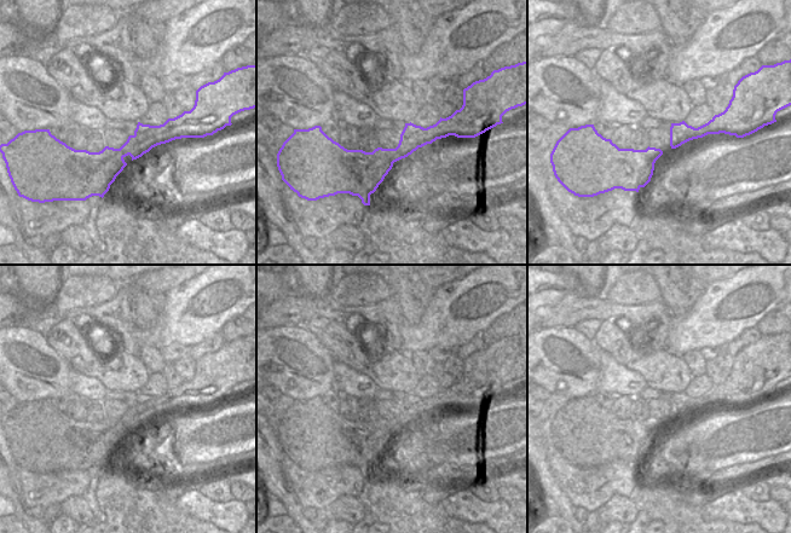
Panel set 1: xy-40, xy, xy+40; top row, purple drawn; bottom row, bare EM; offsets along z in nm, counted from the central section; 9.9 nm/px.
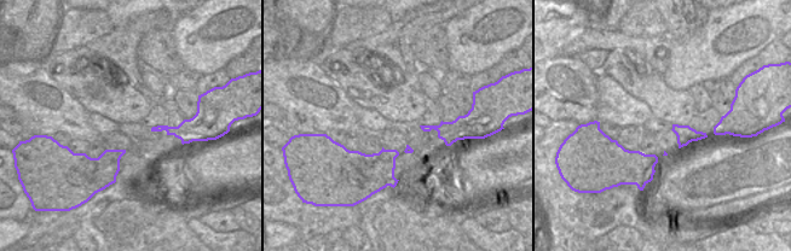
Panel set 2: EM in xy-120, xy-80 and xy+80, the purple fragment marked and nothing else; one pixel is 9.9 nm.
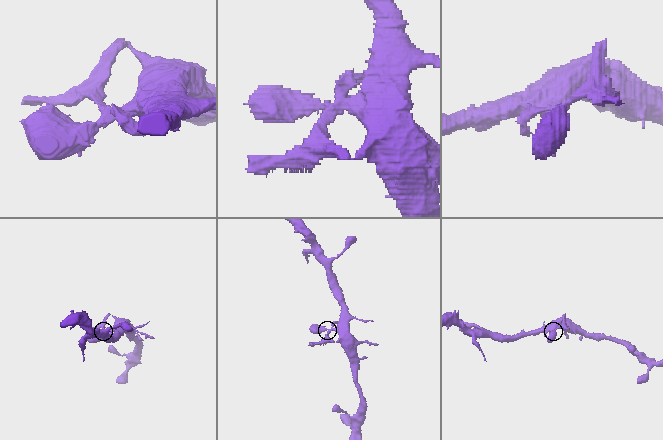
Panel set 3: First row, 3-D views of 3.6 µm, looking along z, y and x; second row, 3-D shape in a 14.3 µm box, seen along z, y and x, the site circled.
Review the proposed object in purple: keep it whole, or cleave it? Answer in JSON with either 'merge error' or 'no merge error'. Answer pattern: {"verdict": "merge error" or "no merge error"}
{"verdict": "no merge error"}

